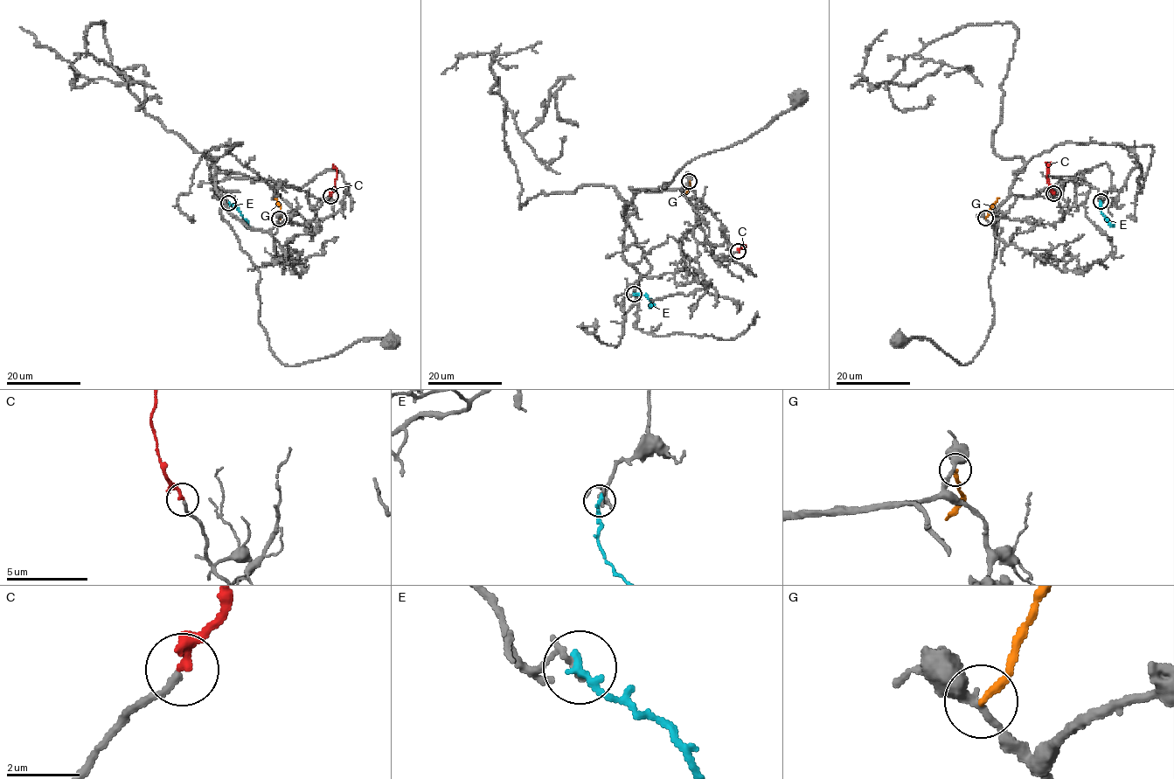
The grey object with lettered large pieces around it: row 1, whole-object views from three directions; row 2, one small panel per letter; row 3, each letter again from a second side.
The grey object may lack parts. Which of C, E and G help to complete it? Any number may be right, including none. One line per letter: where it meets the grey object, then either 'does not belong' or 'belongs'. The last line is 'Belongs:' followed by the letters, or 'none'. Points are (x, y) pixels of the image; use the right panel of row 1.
C: meets grey at (1053, 193); belongs
E: meets grey at (1101, 201); does not belong
G: meets grey at (985, 218); does not belong
Belongs: C

